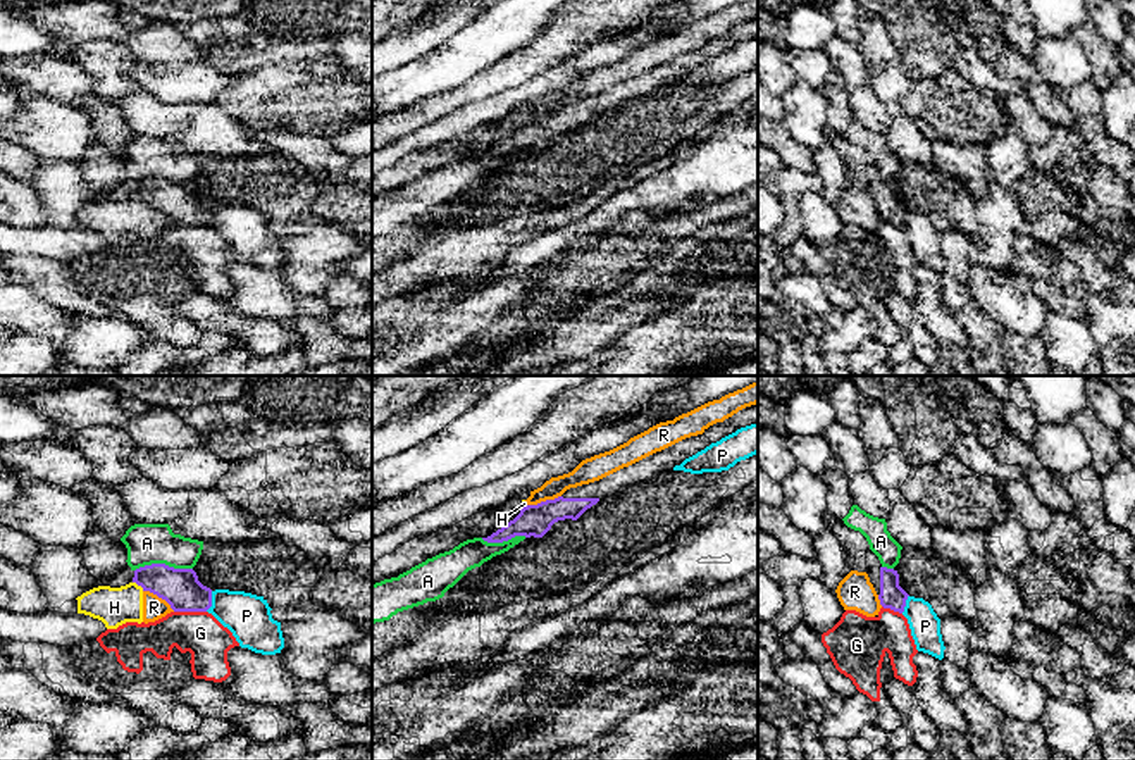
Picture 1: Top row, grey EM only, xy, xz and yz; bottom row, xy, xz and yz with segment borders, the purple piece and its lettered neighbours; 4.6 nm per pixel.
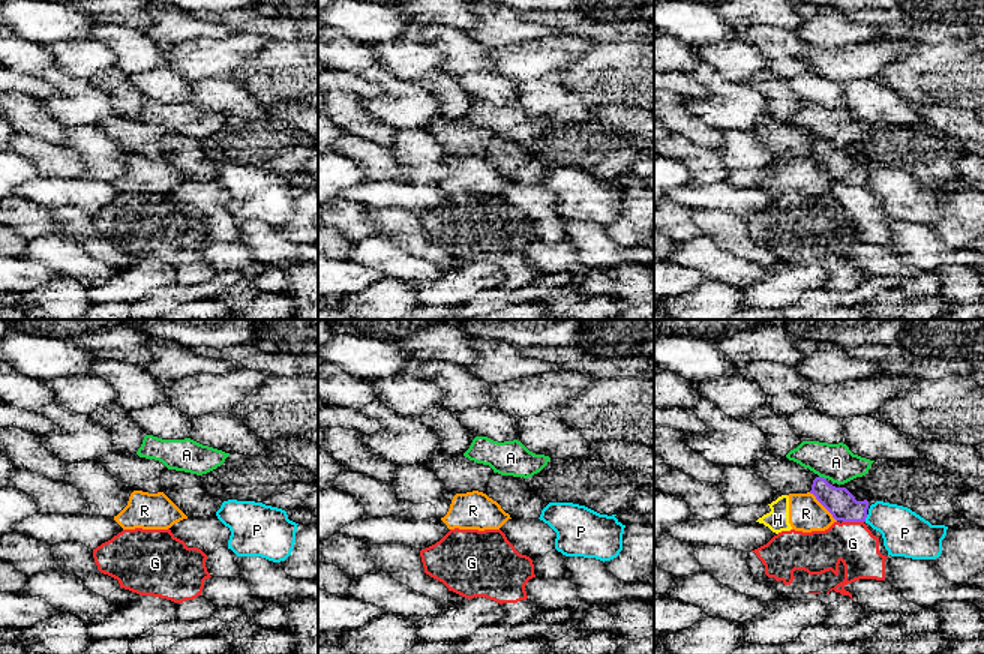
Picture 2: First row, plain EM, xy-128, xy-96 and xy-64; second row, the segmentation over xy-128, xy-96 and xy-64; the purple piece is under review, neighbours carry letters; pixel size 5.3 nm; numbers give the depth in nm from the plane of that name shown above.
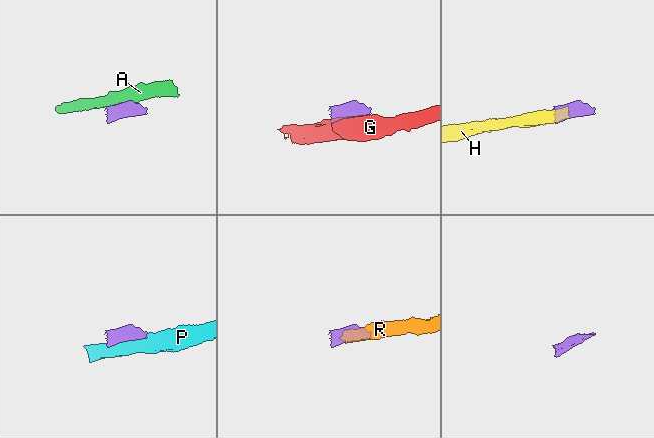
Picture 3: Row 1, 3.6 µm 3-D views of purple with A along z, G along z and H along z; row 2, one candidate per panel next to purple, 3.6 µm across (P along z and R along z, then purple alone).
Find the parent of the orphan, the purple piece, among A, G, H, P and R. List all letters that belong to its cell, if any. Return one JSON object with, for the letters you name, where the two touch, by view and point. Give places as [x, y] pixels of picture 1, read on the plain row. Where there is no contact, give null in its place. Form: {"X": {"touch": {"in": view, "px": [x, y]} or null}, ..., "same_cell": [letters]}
{"same_cell": []}

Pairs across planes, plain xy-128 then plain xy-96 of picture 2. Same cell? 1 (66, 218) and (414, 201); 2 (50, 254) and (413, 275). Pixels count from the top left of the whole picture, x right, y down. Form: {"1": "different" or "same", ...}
{"1": "different", "2": "same"}

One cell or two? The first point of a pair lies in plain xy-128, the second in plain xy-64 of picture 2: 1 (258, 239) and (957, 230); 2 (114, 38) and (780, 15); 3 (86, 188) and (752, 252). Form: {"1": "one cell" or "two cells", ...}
{"1": "two cells", "2": "two cells", "3": "two cells"}

